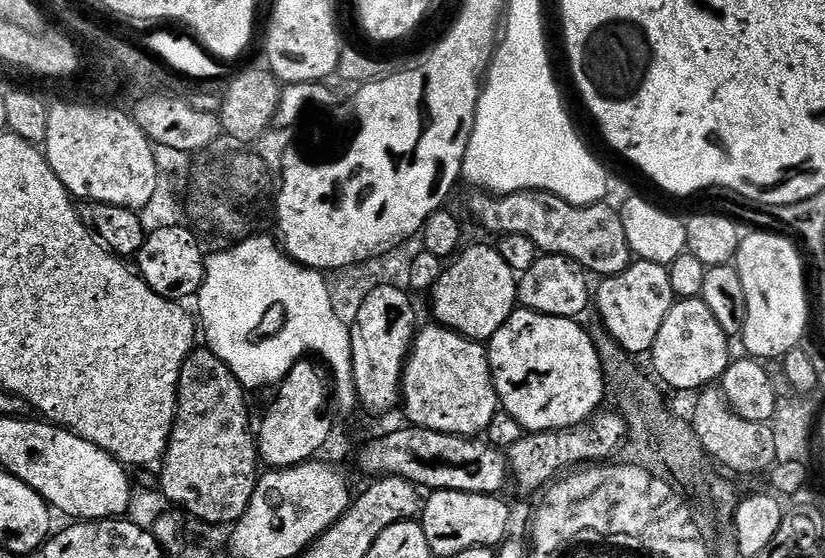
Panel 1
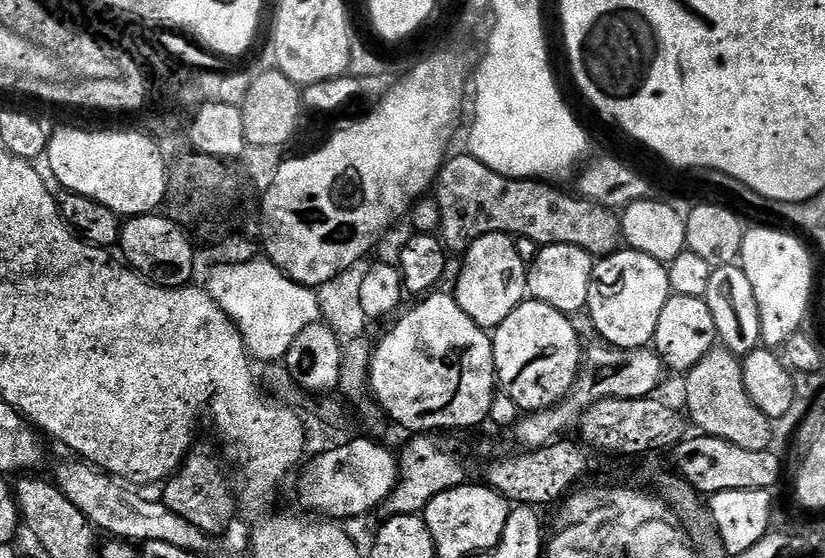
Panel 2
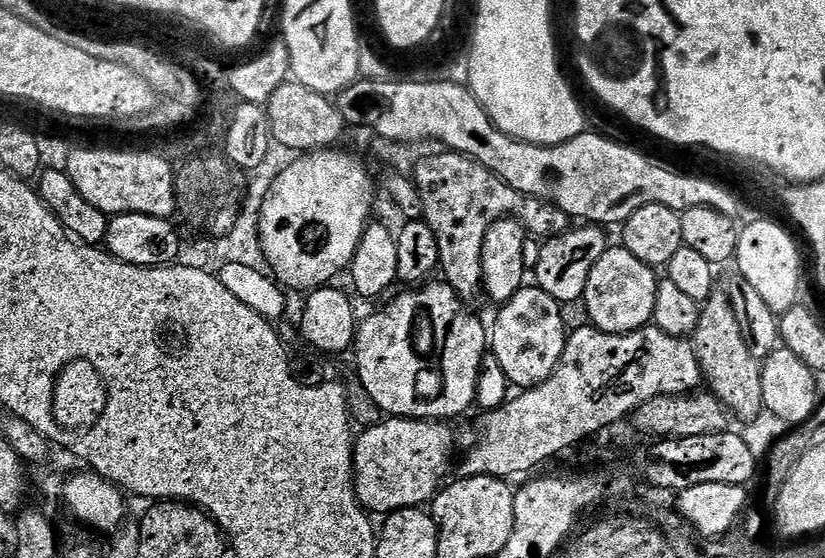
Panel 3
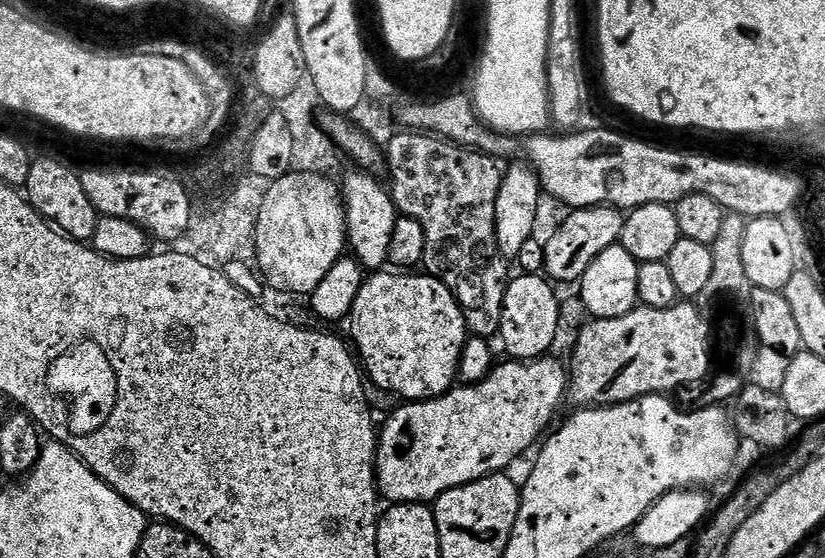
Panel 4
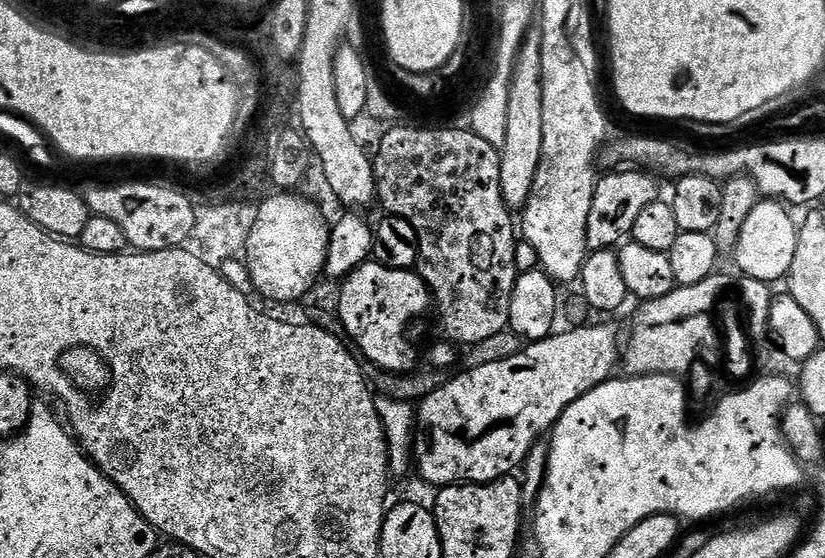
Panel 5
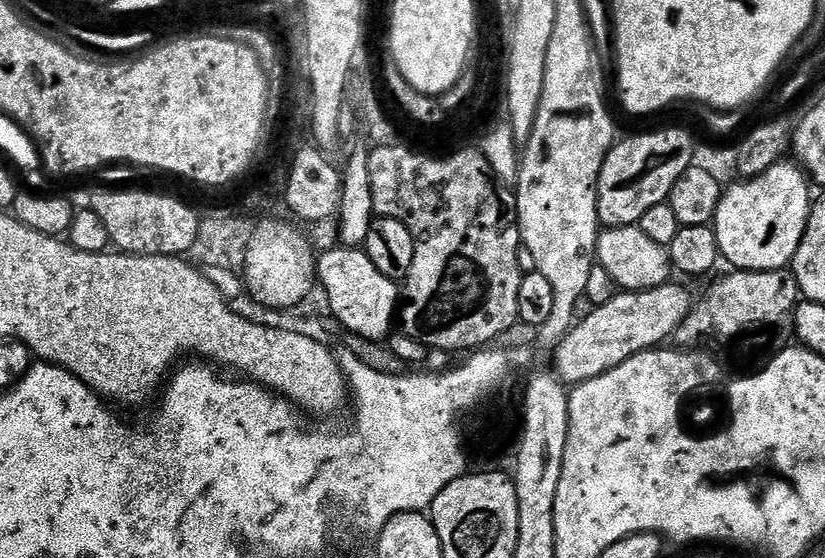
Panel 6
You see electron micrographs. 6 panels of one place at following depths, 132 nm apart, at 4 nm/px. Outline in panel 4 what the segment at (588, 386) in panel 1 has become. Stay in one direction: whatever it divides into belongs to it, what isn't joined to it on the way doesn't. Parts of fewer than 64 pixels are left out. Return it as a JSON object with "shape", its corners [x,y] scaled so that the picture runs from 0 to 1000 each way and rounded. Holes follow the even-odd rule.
{"shape":[[[627,493],[627,502],[615,504],[611,520],[611,547],[606,557],[606,593],[604,609],[611,615],[611,624],[617,631],[619,643],[625,649],[652,645],[665,636],[669,615],[679,595],[679,538],[674,532],[675,518],[658,493],[638,495]]]}

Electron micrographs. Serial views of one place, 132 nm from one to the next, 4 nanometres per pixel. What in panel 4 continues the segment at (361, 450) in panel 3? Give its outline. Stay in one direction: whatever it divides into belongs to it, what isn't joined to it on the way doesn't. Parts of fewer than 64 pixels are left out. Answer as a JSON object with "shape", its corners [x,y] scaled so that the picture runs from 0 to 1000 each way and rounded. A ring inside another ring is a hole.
{"shape":[[[656,642],[639,649],[602,651],[600,658],[598,658],[596,668],[584,685],[550,692],[539,710],[532,710],[528,717],[505,717],[503,720],[486,722],[484,729],[467,751],[470,754],[467,756],[465,767],[463,760],[458,774],[458,787],[456,790],[456,873],[459,887],[464,891],[464,894],[467,889],[470,900],[475,903],[519,903],[520,900],[527,900],[541,878],[554,875],[561,867],[568,867],[576,860],[582,860],[585,853],[599,853],[616,842],[616,837],[618,837],[645,794],[648,797],[651,790],[665,772],[664,758],[668,756],[669,744],[678,735],[679,722],[685,722],[686,704],[691,686],[691,667],[685,654],[682,659],[676,647],[669,643],[670,642]]]}

